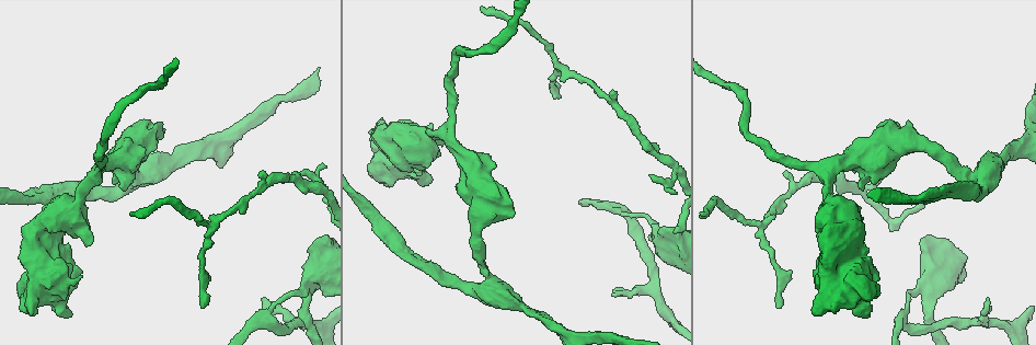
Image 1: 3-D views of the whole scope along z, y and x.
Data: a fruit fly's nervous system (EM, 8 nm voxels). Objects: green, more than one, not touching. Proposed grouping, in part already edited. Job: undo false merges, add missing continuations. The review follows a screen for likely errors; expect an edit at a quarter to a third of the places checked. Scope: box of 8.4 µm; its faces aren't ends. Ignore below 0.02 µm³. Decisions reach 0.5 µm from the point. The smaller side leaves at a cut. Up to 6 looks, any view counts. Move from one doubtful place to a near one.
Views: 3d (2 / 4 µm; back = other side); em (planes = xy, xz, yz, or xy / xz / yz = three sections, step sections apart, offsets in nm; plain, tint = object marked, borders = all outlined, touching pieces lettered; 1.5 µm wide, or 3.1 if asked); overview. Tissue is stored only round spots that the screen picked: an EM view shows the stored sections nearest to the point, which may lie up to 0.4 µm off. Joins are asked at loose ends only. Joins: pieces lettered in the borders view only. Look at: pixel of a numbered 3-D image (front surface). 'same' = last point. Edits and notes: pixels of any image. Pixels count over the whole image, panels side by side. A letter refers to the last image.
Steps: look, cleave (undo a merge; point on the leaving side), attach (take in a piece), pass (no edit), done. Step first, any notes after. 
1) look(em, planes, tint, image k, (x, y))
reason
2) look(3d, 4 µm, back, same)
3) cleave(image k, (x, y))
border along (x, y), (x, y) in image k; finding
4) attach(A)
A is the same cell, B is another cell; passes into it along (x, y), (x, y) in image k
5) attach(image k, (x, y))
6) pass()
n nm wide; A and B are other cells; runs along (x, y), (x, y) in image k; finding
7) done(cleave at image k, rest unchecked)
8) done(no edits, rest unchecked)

look(3d, 4 µm, image 1, (144, 176))
branch point

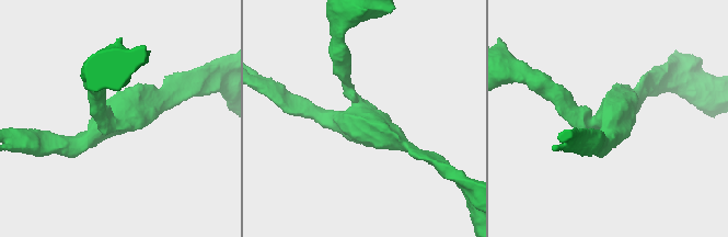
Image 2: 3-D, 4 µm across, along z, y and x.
look(em, planes, borders, image 2, (608, 118))
3 arms; arms of 200, 260, 300 nm

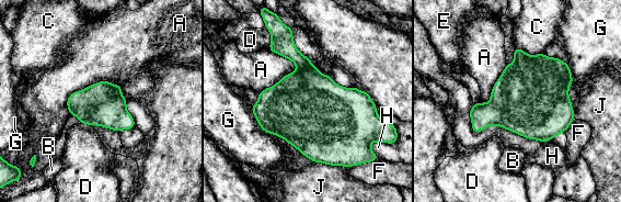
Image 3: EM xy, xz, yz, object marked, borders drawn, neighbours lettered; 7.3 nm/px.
pass()
A, B, C, D, E, F, G, H and J are other cells; border along (121, 83), (73, 91), (68, 113) in image 3; continuous, no second neuron

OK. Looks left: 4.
look(em, planes, tint, image 1, (674, 231))

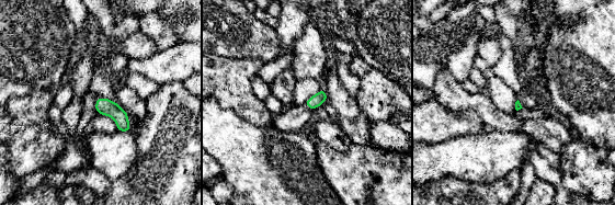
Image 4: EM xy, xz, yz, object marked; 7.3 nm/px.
look(em, planes, borders, same)
see the neighbours

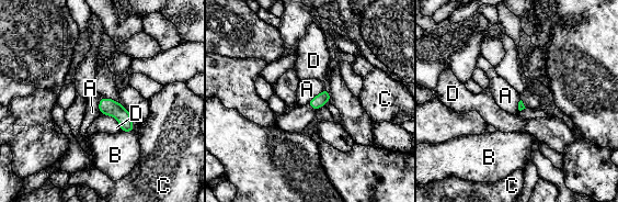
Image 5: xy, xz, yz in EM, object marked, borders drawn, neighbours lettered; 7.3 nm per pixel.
pass()
A, B, C and D are other cells; border along (325, 88), (307, 103) in image 5; none of them fits

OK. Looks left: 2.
look(3d, 4 µm, back, image 1, (777, 308))
free end

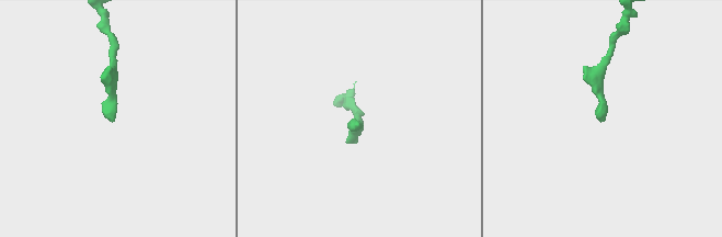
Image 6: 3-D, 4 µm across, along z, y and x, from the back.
look(em, planes, borders, image 6, (355, 120))
now the EM

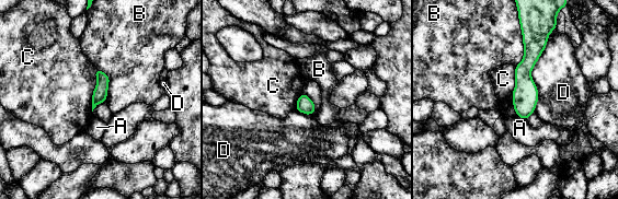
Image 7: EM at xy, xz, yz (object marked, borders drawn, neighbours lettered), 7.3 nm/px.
pass()
D touches over 550 nm; A, B, C and D are other cells; none of them fits

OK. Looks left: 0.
done(no edits, rest unchecked)

